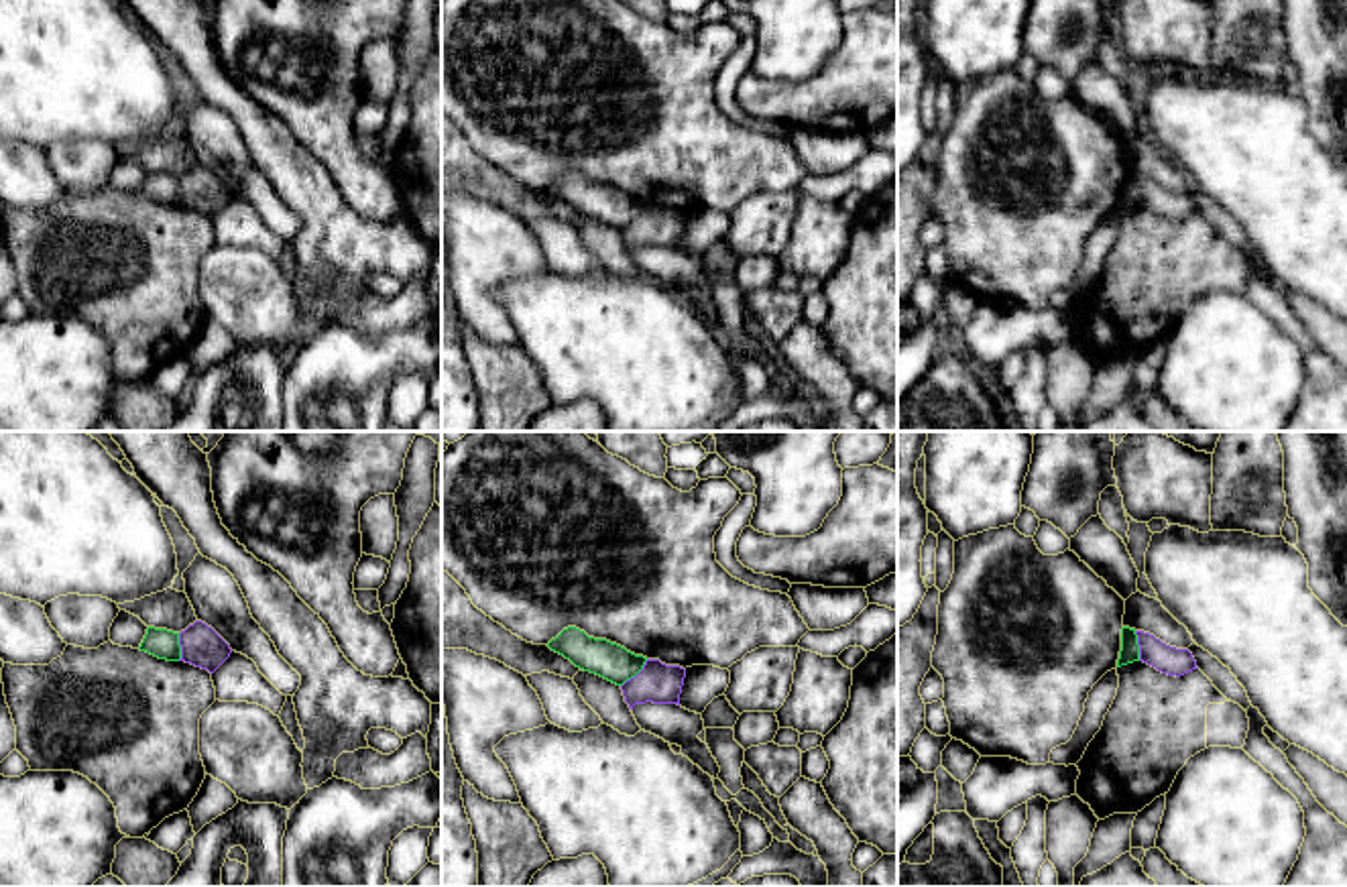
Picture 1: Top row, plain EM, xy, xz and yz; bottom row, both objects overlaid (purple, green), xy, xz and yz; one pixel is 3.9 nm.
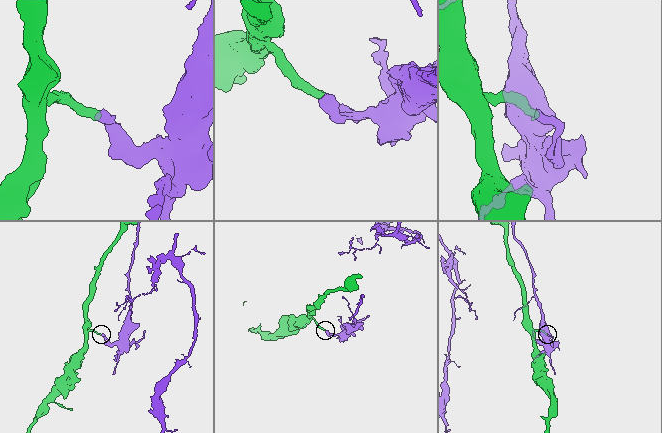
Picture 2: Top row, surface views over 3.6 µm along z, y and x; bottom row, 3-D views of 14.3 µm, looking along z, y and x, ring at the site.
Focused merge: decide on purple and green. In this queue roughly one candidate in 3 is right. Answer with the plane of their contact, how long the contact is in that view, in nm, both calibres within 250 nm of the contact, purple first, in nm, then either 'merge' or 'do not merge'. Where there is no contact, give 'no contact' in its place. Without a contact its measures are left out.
xz | 160 nm | 160/140 nm | do not merge

